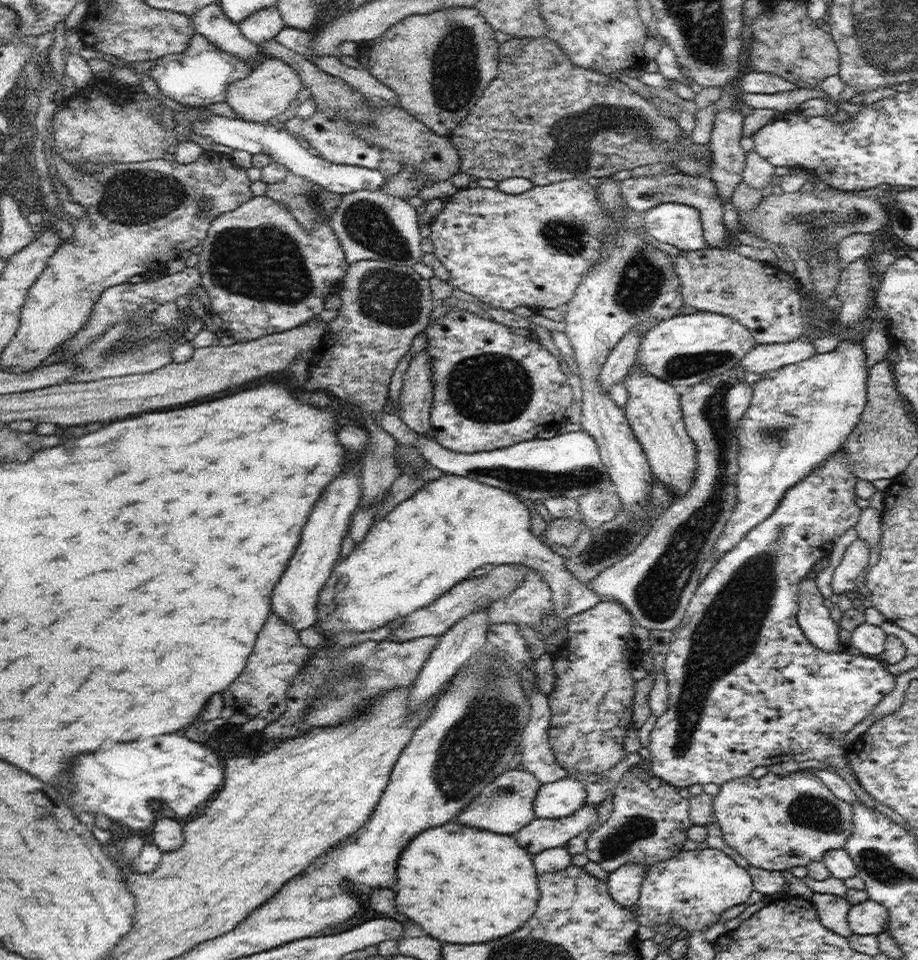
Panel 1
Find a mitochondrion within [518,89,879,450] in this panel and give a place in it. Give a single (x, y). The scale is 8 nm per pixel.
(570, 138)

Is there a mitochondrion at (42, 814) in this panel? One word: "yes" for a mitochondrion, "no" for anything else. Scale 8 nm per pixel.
yes

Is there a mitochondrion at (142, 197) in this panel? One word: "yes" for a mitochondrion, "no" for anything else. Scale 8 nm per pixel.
yes

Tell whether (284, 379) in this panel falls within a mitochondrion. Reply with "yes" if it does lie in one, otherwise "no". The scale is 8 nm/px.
no

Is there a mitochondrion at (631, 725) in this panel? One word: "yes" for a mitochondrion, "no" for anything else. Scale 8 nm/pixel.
no

